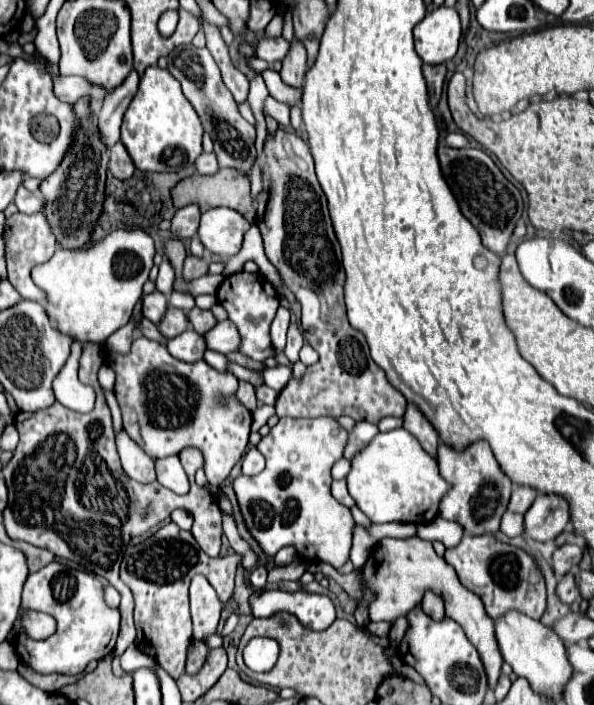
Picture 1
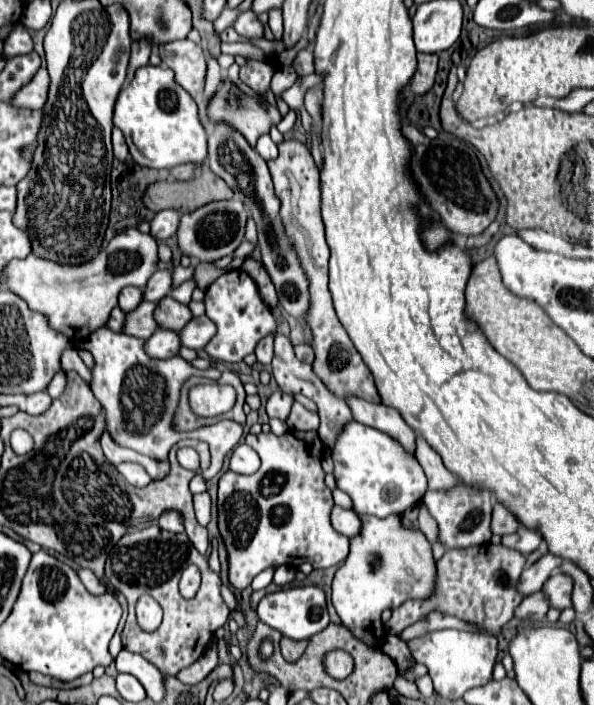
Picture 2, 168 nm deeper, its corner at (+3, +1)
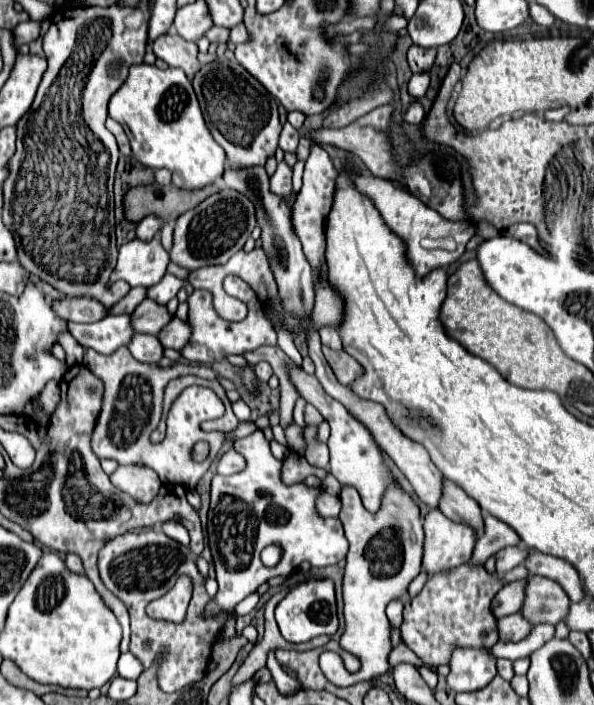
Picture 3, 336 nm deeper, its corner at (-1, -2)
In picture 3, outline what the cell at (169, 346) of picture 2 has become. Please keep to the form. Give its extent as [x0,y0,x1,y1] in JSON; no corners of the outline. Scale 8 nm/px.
[129,334,163,364]

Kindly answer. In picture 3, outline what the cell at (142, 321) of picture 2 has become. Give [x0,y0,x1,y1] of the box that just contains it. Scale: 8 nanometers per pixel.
[69,314,135,354]

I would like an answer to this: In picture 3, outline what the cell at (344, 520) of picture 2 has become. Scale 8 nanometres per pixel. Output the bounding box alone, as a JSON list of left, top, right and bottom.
[317,494,341,516]

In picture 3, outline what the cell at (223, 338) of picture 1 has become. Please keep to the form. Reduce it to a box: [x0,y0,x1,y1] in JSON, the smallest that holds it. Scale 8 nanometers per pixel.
[159,318,191,350]

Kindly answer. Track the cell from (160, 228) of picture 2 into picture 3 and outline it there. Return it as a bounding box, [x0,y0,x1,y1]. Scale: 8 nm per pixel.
[137,214,163,240]

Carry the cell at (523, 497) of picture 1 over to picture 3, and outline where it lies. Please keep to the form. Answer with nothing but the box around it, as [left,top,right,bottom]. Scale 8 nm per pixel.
[471,516,521,564]

